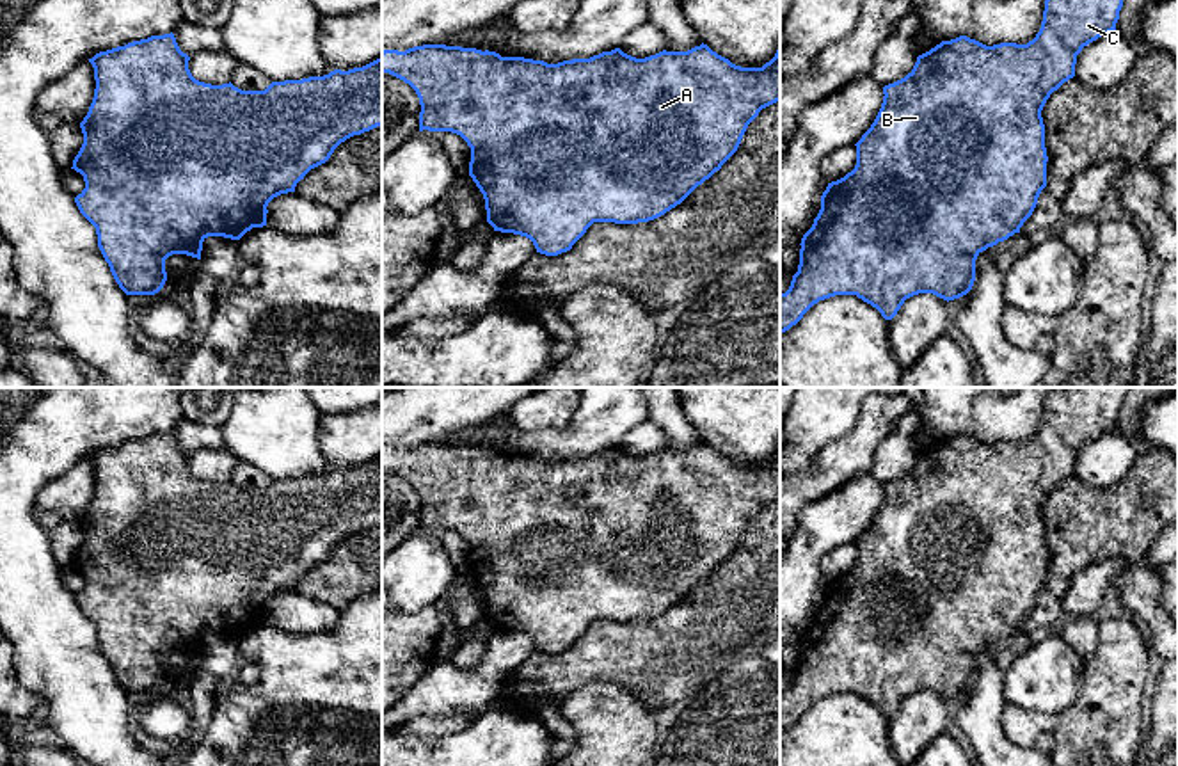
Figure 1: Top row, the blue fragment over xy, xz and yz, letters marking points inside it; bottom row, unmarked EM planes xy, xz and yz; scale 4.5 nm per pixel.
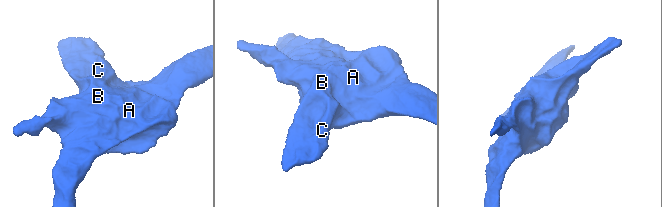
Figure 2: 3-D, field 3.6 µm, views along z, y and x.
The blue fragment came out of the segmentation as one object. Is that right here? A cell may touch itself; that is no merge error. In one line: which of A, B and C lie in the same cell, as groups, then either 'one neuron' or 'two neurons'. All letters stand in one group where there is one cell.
A B C | one neuron

